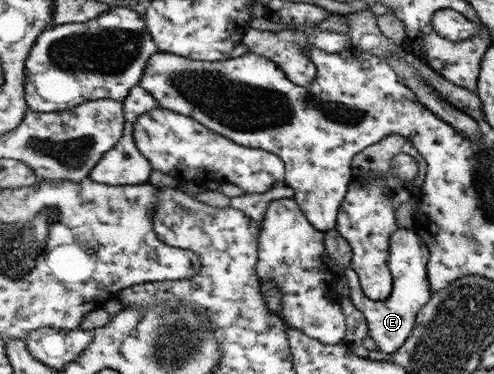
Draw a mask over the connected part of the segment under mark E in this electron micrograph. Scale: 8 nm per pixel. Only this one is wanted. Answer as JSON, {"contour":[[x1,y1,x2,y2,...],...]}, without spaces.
{"contour":[[398,229,390,239,390,272,393,275,393,291,386,300,371,300,363,291,356,271,343,270,349,286,349,299,365,316,368,336,375,340,379,352,386,354,397,351,405,345,417,327,418,311,430,301,433,293,427,265,430,261,430,248,414,229]]}

